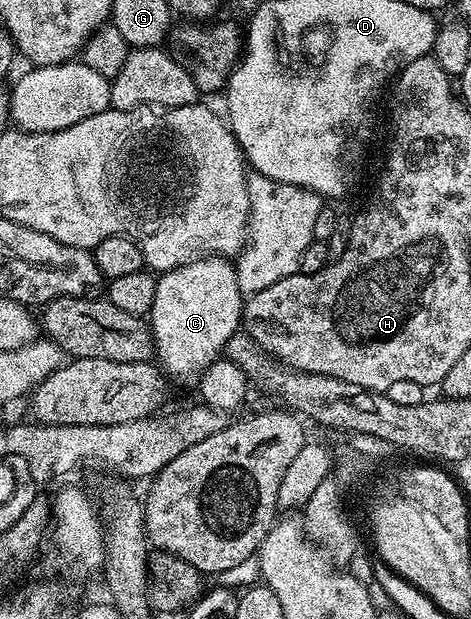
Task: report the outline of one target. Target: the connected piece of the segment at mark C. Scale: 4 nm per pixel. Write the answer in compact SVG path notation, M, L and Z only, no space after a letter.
M196 258L157 278L155 304L151 304L147 325L153 331L156 361L166 375L181 382L200 379L205 369L222 357L225 345L242 322L243 295L239 292L237 267L230 259Z

